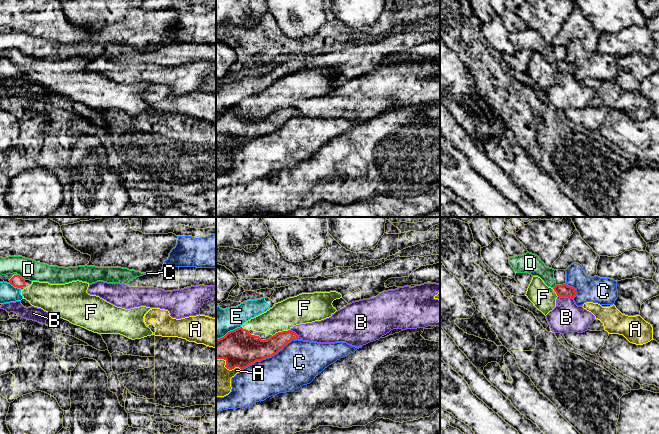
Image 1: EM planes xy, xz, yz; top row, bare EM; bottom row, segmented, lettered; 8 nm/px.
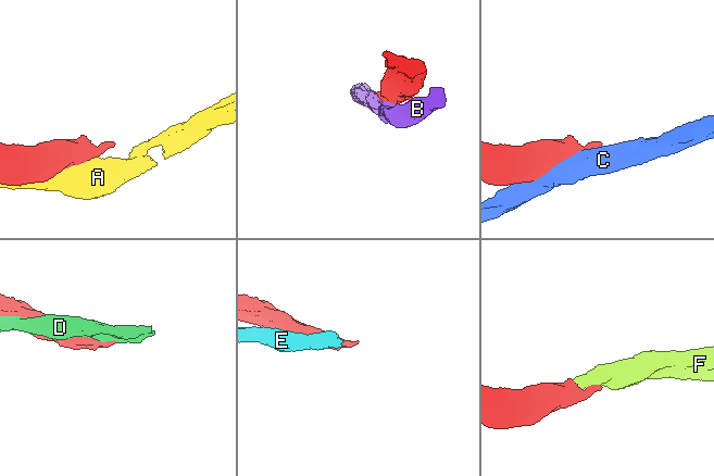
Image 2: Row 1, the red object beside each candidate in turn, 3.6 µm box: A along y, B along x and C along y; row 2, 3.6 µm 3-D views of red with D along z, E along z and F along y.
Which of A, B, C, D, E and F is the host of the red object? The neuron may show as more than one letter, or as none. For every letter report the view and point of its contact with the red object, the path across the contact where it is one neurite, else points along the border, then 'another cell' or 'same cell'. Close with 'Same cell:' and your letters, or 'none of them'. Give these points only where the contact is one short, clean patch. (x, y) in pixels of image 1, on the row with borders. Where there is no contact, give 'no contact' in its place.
A: meets red in xz at (226, 367); another cell
B: meets red in yz at (565, 296); another cell
C: meets red in xz at (269, 356); another cell
D: meets red in xy at (21, 277); another cell
E: meets red in xy at (14, 286); another cell
F: meets red in xz at (280, 332); same cell
Same cell: F

